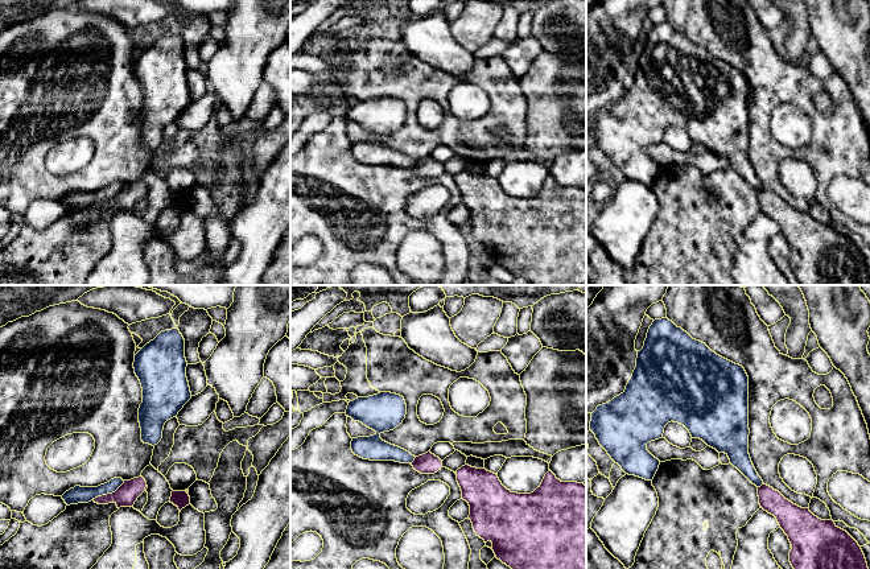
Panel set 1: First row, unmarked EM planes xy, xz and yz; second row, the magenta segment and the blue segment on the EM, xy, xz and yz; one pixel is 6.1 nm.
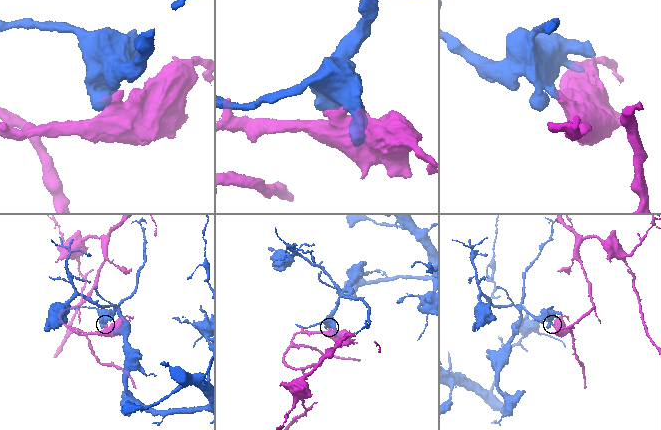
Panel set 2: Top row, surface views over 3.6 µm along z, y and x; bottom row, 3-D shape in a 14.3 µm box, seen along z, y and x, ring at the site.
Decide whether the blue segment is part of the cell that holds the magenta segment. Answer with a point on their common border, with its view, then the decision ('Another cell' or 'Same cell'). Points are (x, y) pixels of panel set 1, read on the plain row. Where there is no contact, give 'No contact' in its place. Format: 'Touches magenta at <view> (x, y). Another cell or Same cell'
Touches magenta at xy (107, 198). Another cell

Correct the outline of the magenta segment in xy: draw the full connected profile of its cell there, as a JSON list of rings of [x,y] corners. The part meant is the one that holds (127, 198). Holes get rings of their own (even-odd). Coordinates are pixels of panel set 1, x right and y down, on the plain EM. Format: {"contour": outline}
{"contour": [[[143,181],[124,185],[124,187],[112,198],[92,203],[98,209],[115,207],[120,211],[133,211],[137,202],[145,195],[147,186]]]}

